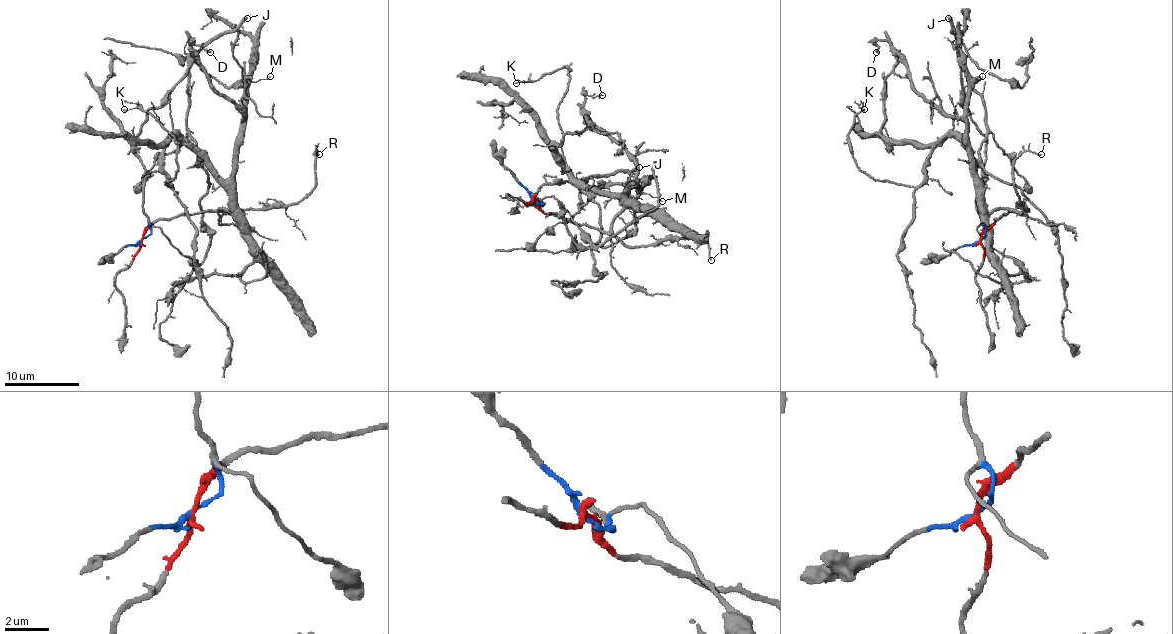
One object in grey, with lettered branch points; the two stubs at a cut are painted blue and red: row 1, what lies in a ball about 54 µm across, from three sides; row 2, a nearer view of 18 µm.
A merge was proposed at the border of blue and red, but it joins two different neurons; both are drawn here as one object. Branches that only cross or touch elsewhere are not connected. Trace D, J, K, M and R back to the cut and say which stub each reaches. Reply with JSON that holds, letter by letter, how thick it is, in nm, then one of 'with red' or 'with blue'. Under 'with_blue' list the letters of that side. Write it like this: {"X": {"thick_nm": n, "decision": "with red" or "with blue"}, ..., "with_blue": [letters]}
{"D": {"thick_nm": 200, "decision": "with red"}, "J": {"thick_nm": 360, "decision": "with blue"}, "K": {"thick_nm": 120, "decision": "with red"}, "M": {"thick_nm": 100, "decision": "with red"}, "R": {"thick_nm": 120, "decision": "with red"}, "with_blue": ["J"]}

